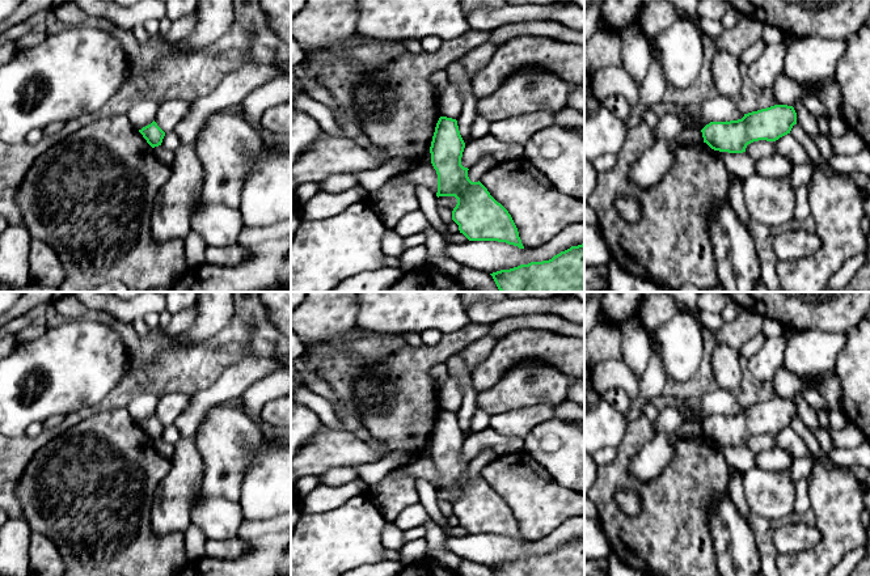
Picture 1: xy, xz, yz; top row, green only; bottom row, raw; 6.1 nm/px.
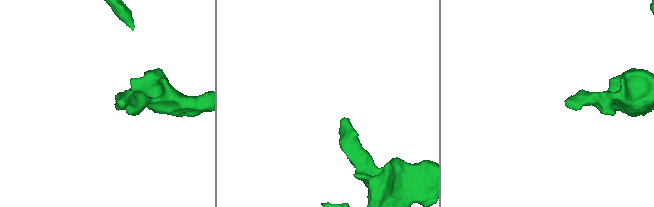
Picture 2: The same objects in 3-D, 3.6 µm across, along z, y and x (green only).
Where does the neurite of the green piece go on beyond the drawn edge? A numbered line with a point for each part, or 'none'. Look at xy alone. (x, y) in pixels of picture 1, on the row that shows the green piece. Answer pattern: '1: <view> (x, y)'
none

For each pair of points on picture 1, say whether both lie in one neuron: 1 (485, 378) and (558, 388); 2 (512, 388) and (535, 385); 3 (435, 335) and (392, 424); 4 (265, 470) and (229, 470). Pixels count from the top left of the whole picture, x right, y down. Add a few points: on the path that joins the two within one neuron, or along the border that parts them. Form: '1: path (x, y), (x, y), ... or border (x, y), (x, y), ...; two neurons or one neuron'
1: border (523, 361), (519, 361), (493, 385), (477, 394); two neurons
2: path (518, 388), (529, 385); one neuron
3: border (443, 334), (435, 344), (423, 344); two neurons
4: border (264, 444), (249, 456), (239, 500); two neurons

